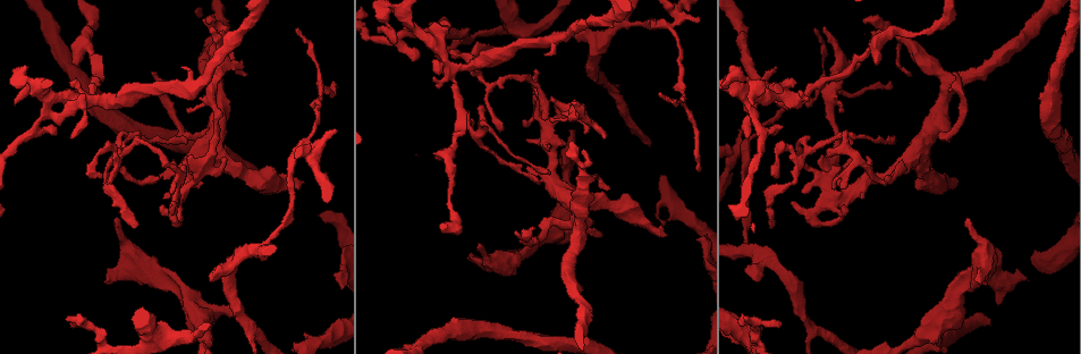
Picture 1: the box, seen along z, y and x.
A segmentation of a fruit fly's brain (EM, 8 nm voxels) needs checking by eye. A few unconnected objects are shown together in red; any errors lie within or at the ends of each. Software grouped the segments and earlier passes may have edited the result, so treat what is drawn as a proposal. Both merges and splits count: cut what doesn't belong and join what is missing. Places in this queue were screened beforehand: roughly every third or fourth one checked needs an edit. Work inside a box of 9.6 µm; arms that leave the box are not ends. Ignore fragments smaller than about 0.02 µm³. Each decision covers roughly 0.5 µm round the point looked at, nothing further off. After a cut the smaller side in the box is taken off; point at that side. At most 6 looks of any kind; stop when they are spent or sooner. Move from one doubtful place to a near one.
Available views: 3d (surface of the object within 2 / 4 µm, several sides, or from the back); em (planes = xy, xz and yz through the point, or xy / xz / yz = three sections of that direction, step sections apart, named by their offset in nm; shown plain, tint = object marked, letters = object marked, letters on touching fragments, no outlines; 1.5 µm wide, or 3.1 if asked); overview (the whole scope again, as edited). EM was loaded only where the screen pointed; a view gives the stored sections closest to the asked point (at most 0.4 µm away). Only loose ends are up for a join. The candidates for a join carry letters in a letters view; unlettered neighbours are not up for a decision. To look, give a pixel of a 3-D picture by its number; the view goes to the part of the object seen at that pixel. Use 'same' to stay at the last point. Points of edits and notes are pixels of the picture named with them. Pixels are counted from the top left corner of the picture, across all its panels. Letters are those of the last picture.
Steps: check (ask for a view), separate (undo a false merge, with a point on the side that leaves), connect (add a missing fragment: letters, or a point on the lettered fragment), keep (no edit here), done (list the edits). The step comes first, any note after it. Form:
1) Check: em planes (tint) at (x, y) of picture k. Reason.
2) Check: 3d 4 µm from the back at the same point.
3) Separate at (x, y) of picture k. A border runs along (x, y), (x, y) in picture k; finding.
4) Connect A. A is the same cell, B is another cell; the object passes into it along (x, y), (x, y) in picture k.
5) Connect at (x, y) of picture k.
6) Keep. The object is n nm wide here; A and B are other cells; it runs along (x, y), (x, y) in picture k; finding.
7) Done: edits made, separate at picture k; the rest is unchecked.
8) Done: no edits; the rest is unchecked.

Check: 3d 2 µm at (664, 26) of picture 1.

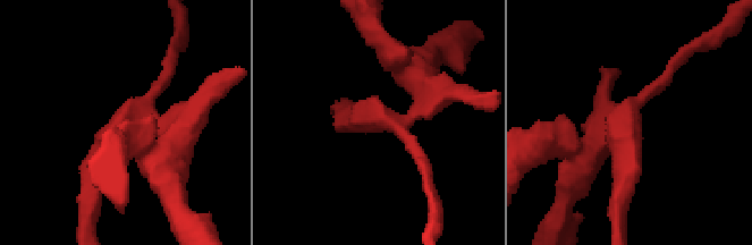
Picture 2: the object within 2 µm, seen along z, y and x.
Check: em xz step 4 (letters) at (131, 117) of picture 2.

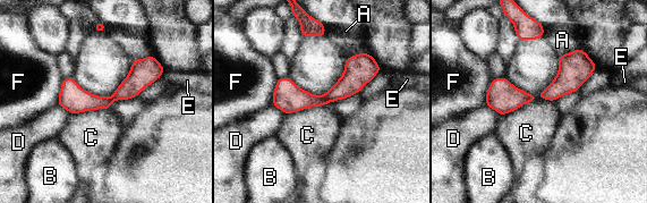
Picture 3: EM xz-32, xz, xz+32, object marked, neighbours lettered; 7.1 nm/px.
Separate at (354, 78) of picture 3. A, B, C, D, E and F are other cells; a border runs along (322, 95), (329, 101) in picture 3; a second neuron is stuck on.

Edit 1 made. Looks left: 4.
Check: 3d 2 µm from the back at (189, 108) of picture 1. Free end.

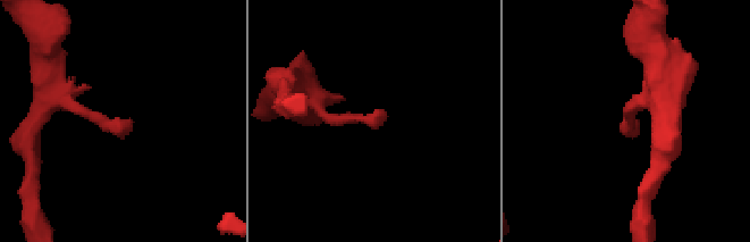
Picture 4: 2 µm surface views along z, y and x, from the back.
Check: em planes (letters) at (639, 121) of picture 4. Shape alone is not enough.

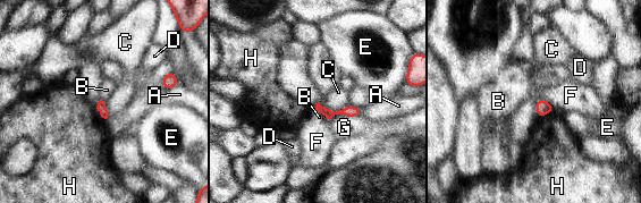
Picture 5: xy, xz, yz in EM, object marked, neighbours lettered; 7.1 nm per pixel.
Keep. The longest contact is with G, 220 nm; A, B, C, D, E, F, G and H are other cells; it runs along (318, 107), (327, 112), (357, 113) in picture 5; none of them fits.

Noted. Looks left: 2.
Check: em planes (tint) at (189, 170) of picture 1.

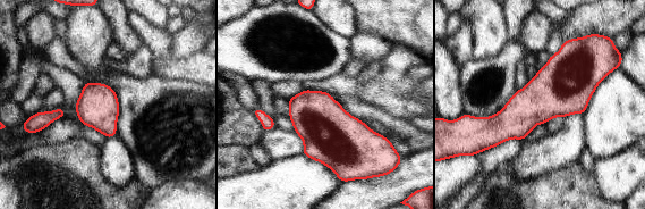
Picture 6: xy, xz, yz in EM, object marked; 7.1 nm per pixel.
Check: em planes (letters) at the same point.

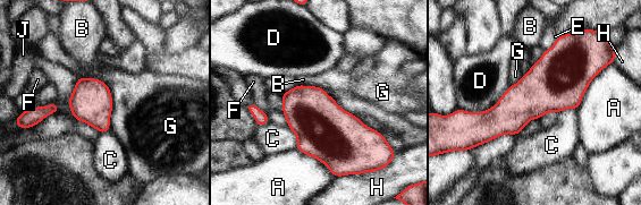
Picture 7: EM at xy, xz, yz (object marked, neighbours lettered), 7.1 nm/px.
Keep. A, B, C, D, E, F, G, H and J are other cells; one neuron here.

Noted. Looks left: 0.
Done: edits made, separate at picture 3; the rest is unchecked.

